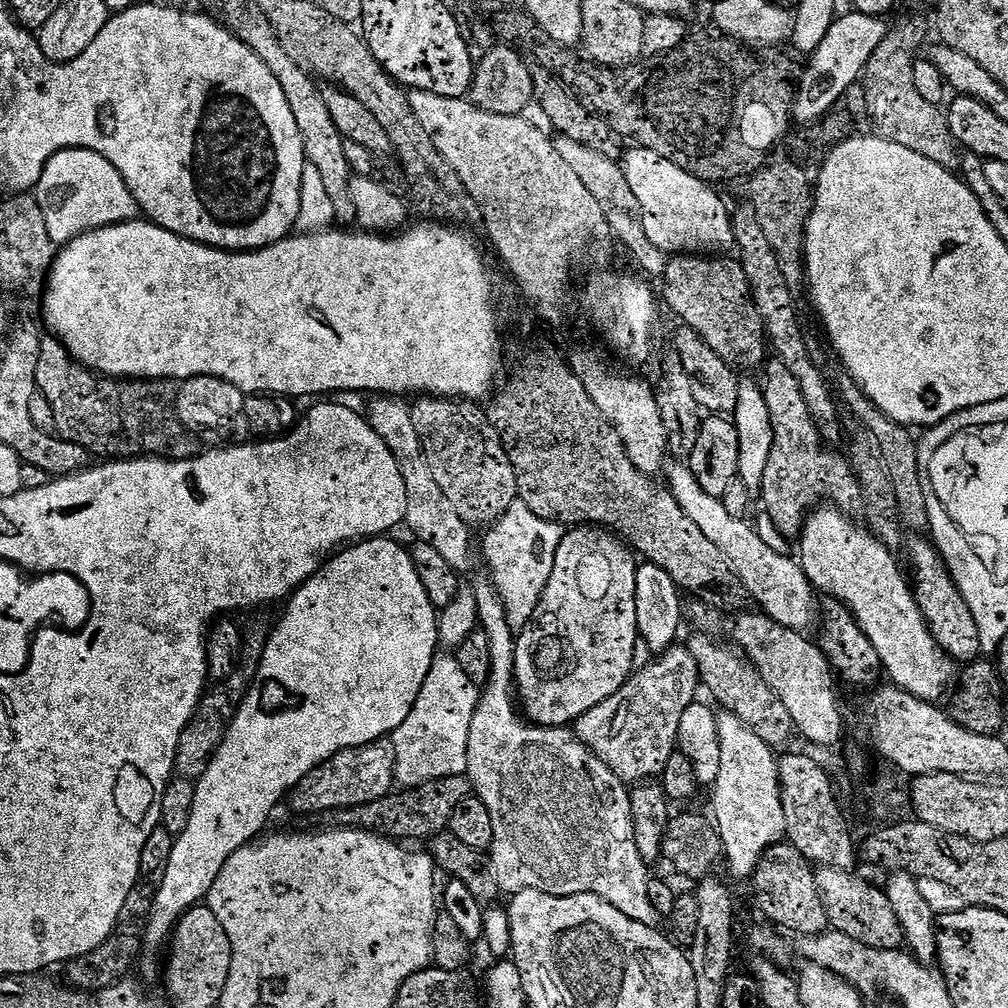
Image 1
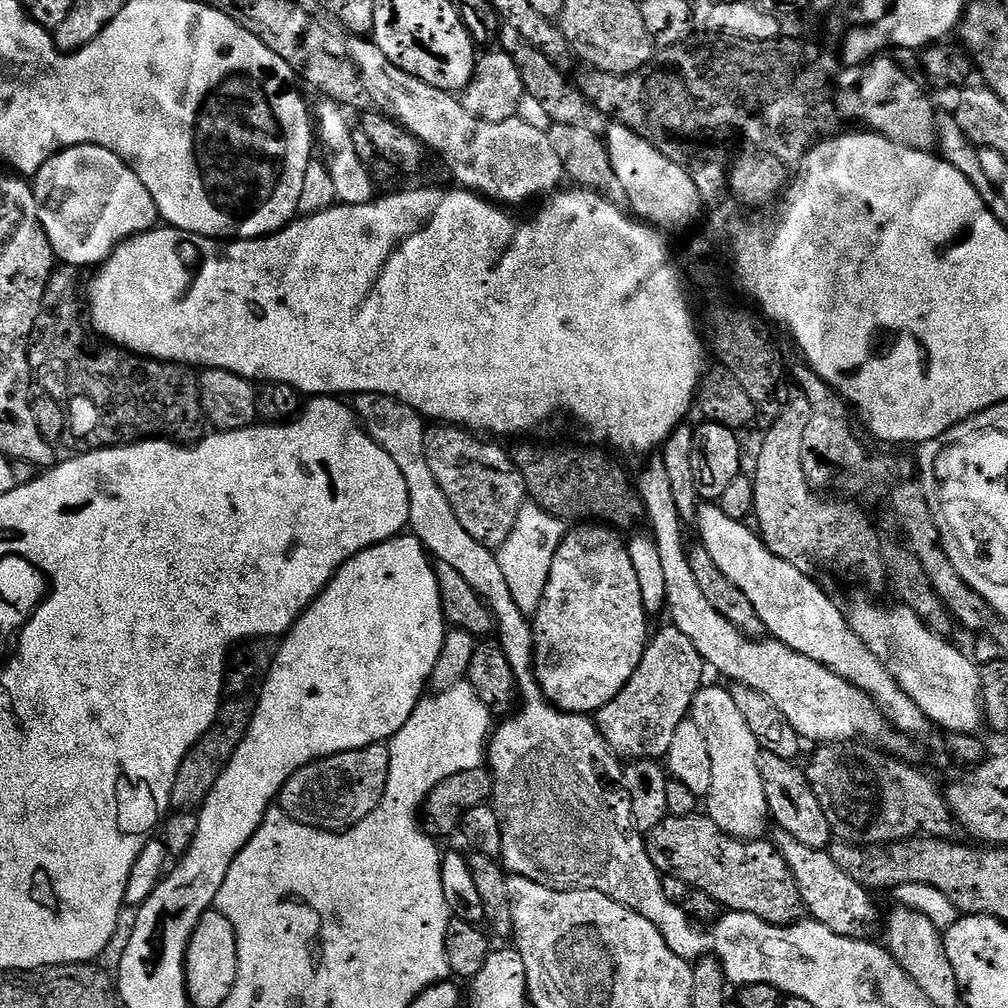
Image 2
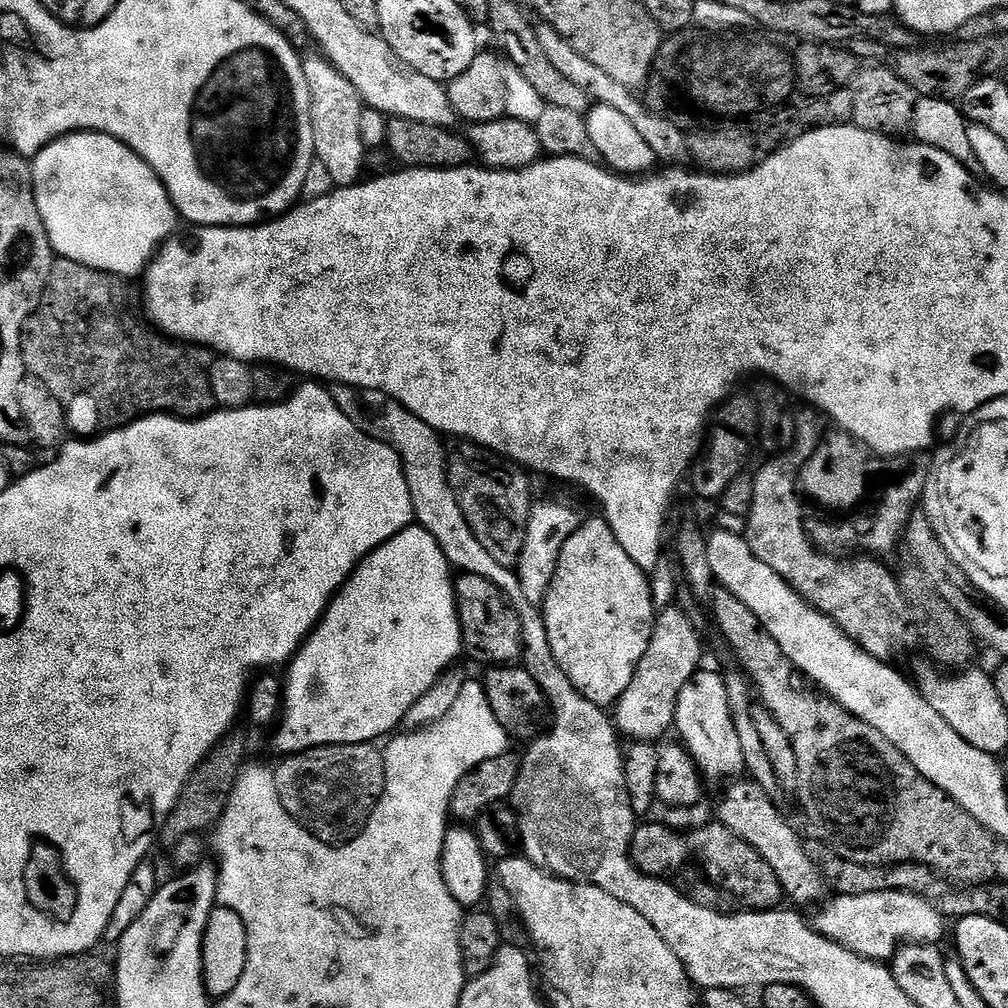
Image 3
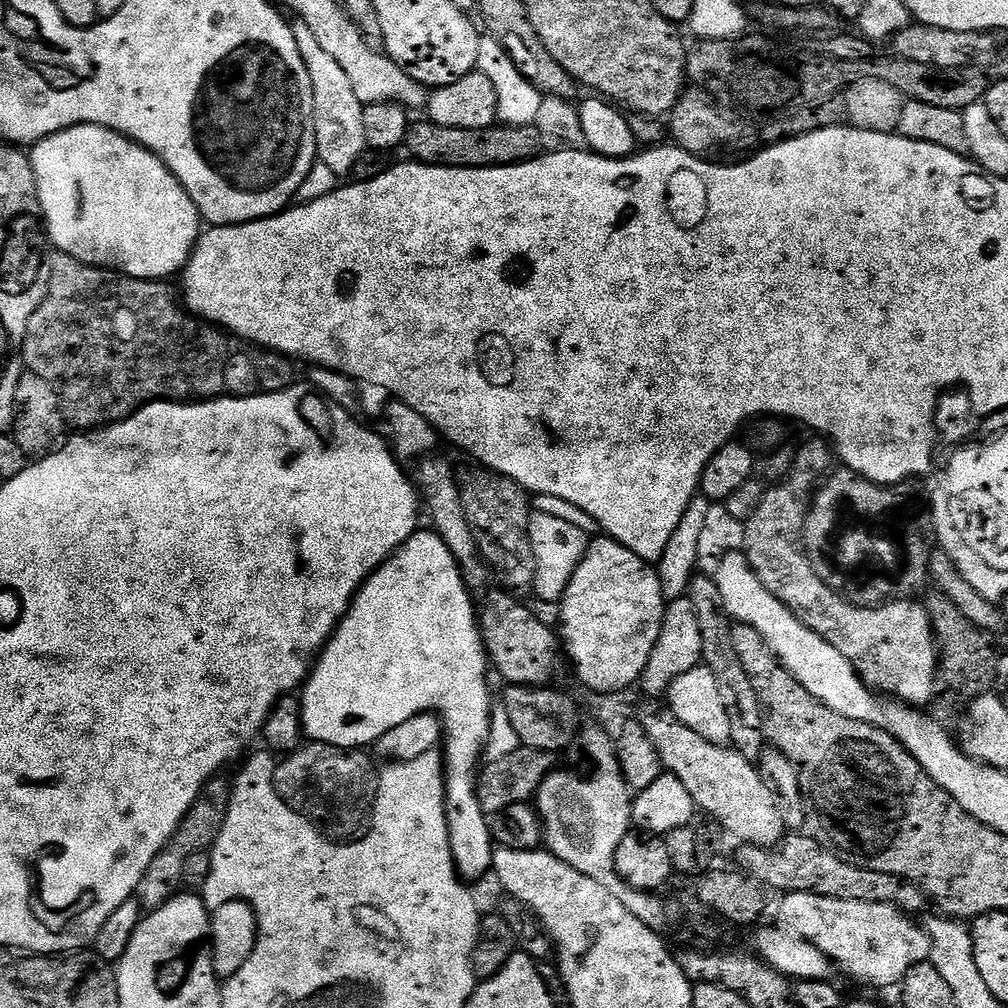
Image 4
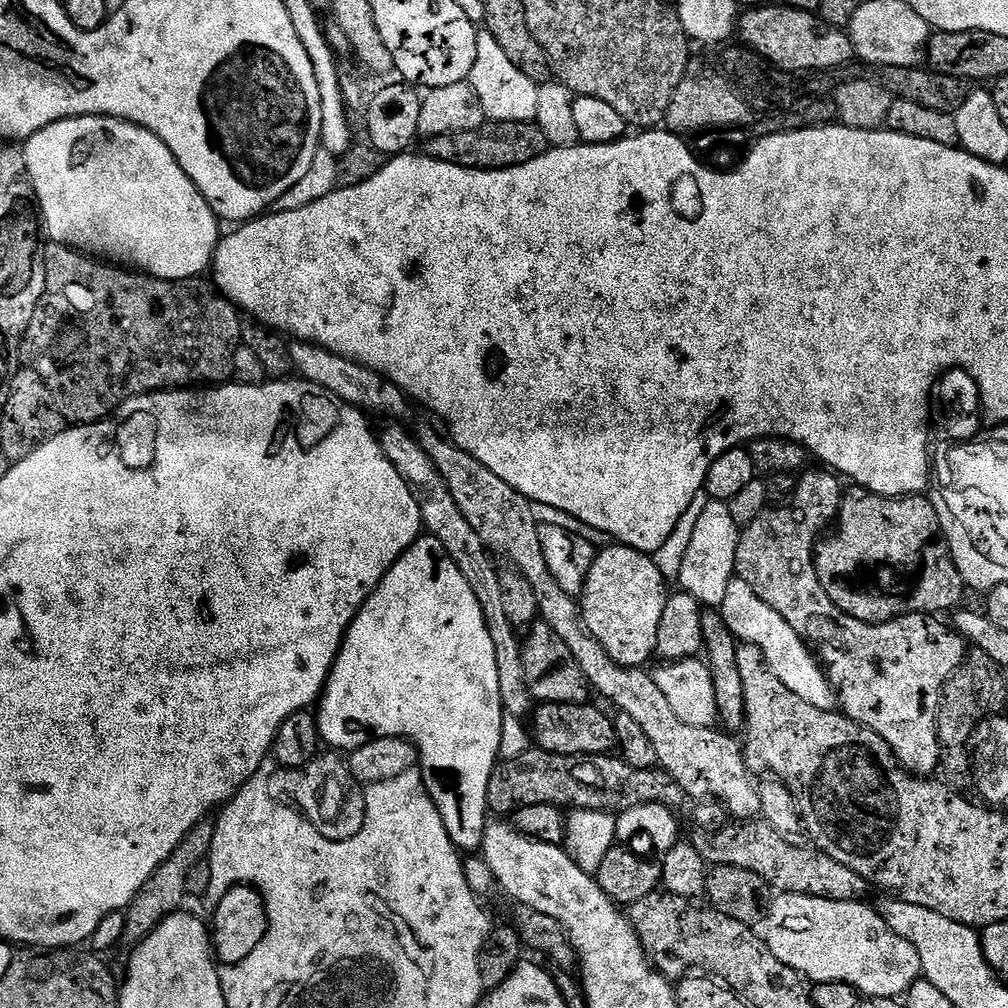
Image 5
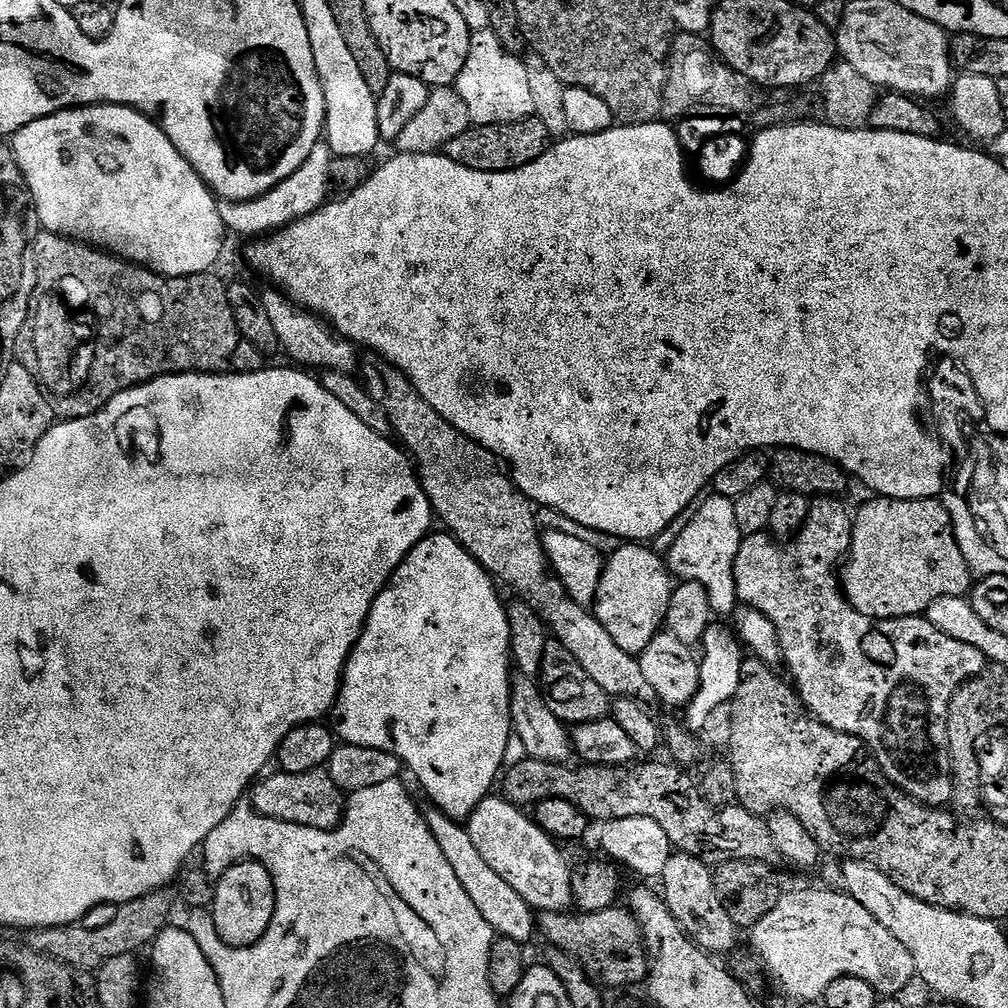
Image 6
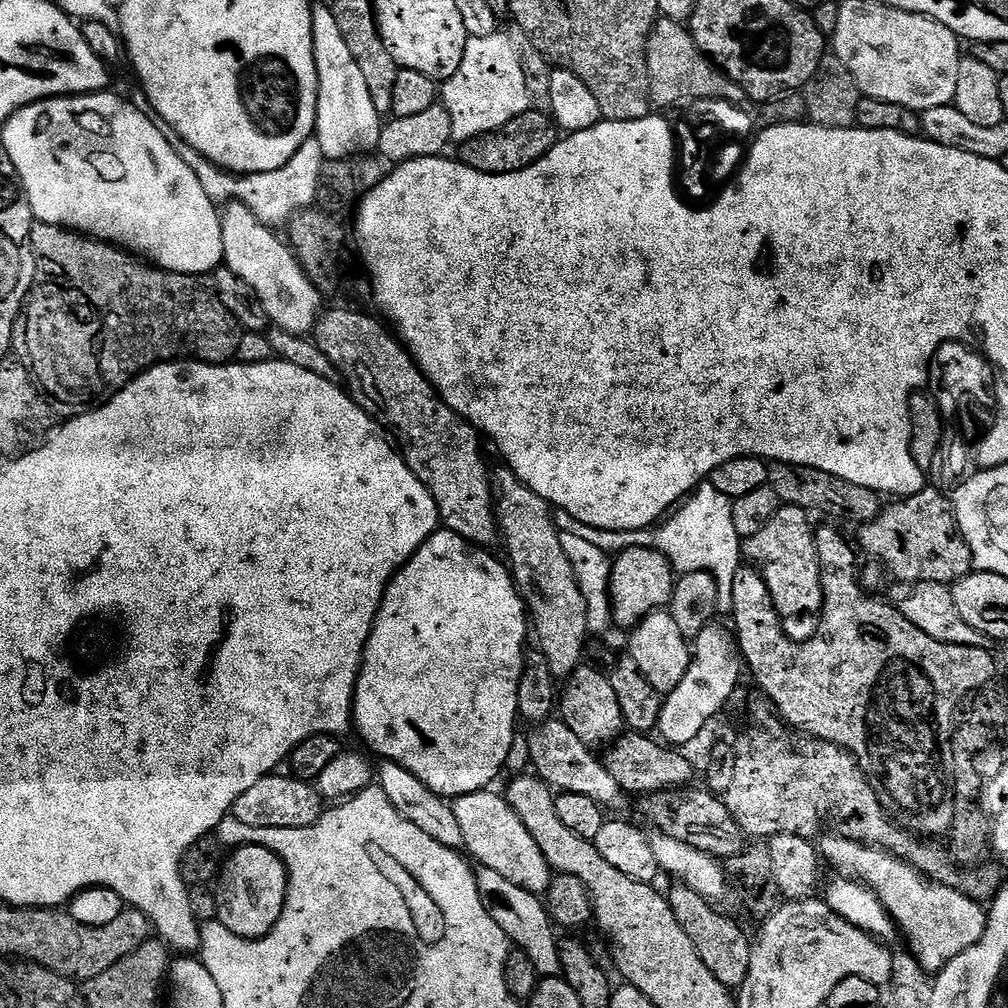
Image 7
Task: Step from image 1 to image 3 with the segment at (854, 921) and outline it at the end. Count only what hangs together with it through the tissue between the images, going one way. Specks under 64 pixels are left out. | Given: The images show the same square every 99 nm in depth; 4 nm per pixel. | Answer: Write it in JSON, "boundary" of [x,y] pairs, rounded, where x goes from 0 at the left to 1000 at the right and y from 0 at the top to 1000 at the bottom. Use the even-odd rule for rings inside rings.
{"boundary":[[[738,772],[723,777],[719,782],[722,783],[714,794],[713,816],[728,823],[732,831],[739,833],[762,856],[764,863],[768,863],[772,875],[778,880],[778,888],[783,894],[786,892],[790,897],[813,898],[818,892],[817,867],[804,851],[799,834],[794,834],[785,815],[770,803],[767,791]]]}

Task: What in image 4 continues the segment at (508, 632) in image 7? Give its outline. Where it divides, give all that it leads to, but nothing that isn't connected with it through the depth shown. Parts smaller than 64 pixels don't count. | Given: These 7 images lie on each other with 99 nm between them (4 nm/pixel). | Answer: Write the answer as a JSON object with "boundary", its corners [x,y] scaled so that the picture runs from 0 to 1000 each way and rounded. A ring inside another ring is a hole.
{"boundary":[[[430,526],[410,528],[409,533],[357,580],[345,608],[317,644],[300,680],[302,728],[314,738],[361,744],[372,739],[383,724],[391,724],[391,720],[399,720],[399,716],[407,716],[407,712],[415,708],[431,706],[437,711],[440,722],[438,749],[444,785],[440,803],[444,809],[446,843],[452,867],[461,875],[476,873],[488,865],[490,844],[485,811],[472,792],[474,759],[476,749],[479,751],[482,746],[490,691],[484,684],[486,656],[476,633],[474,607],[468,593],[469,588],[460,579],[456,561],[436,530]]]}

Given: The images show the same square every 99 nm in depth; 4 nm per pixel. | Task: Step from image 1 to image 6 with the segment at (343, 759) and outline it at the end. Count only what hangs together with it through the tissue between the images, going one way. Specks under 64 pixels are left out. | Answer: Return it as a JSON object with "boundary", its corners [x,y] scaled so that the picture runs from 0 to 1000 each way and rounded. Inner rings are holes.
{"boundary":[[[324,764],[304,768],[275,765],[273,769],[263,769],[249,783],[248,798],[255,806],[266,812],[276,812],[280,815],[292,815],[296,819],[314,821],[324,825],[337,819],[338,813],[341,813],[343,790],[331,776],[331,772],[327,772]]]}

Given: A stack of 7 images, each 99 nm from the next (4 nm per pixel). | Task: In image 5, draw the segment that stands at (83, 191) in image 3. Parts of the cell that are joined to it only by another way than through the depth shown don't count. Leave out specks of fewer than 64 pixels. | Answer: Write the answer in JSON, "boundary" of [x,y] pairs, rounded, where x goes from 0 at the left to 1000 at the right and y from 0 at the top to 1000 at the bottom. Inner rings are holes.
{"boundary":[[[70,115],[68,119],[59,119],[38,129],[38,133],[31,135],[23,144],[22,150],[28,166],[28,175],[36,189],[36,200],[42,215],[42,222],[46,227],[47,237],[51,241],[63,242],[66,246],[73,246],[92,256],[102,256],[104,259],[114,260],[116,263],[126,264],[128,267],[138,268],[162,278],[189,278],[201,275],[207,269],[210,253],[214,250],[214,243],[220,237],[220,229],[218,230],[217,226],[219,223],[216,221],[214,213],[208,208],[204,196],[200,196],[196,185],[192,185],[192,181],[188,181],[185,169],[181,169],[181,165],[177,165],[177,161],[165,145],[165,141],[161,141],[161,137],[157,137],[149,129],[112,115]]]}

